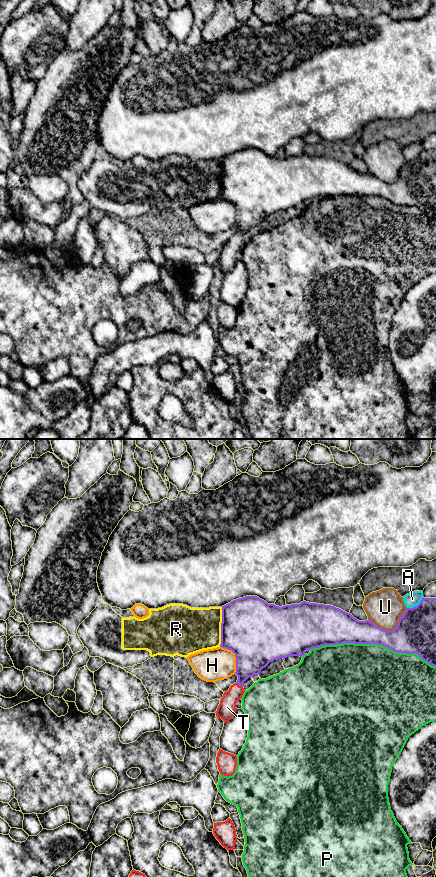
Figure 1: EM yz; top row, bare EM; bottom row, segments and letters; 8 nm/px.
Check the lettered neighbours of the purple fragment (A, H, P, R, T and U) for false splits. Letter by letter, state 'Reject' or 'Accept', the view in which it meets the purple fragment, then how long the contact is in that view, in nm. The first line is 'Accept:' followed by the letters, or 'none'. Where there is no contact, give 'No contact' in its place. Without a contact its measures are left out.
Accept: T
A: Reject. Touches purple in yz. Shared border 160 nm
H: Reject. Touches purple in yz. Shared border 260 nm
P: Reject. Touches purple in yz. Shared border 1000 nm
R: Reject. Touches purple in yz. Shared border 320 nm
T: Accept. Touches purple in yz. Shared border 70 nm
U: Reject. Touches purple in yz. Shared border 340 nm

